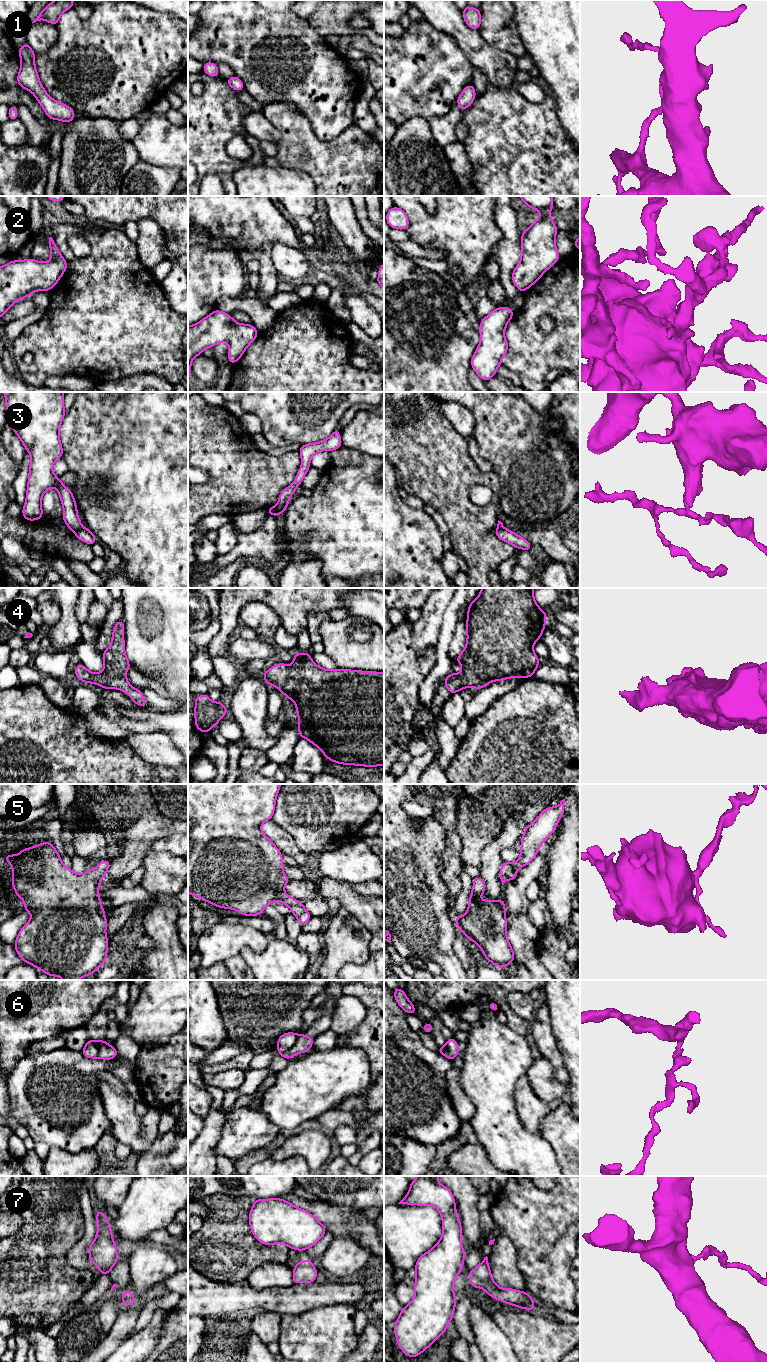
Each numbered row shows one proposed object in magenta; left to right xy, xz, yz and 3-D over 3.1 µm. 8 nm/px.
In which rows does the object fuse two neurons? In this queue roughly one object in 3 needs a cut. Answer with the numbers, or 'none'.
3, 6, 7

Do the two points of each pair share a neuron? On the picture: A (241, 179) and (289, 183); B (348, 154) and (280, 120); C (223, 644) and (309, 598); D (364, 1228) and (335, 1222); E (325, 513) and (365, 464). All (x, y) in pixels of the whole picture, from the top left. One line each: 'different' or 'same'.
A: same
B: same
C: same
D: same
E: same

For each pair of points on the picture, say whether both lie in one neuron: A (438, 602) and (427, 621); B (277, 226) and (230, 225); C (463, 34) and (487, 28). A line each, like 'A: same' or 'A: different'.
A: same
B: same
C: different

